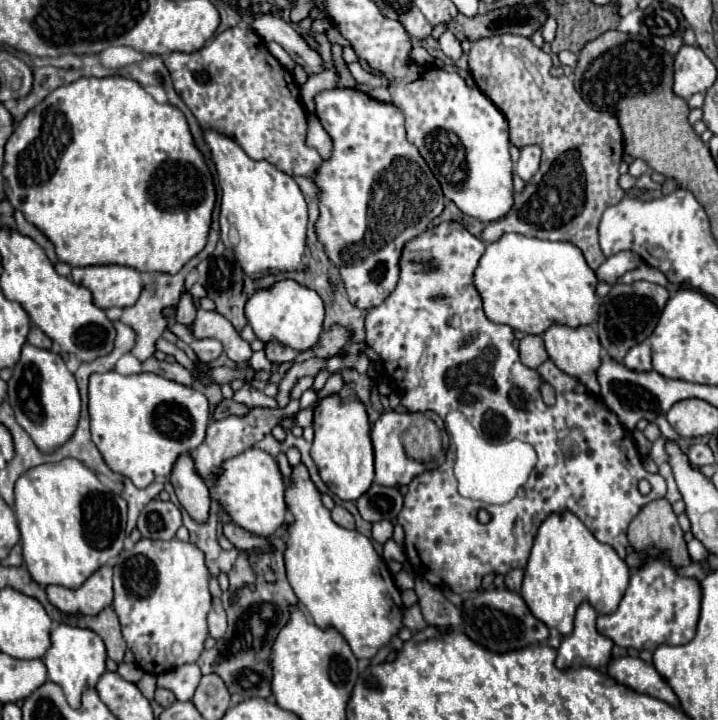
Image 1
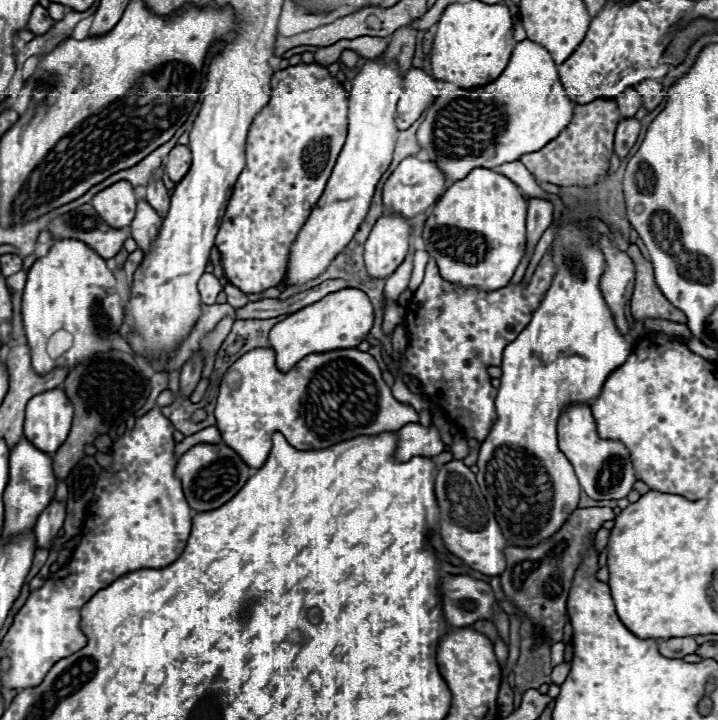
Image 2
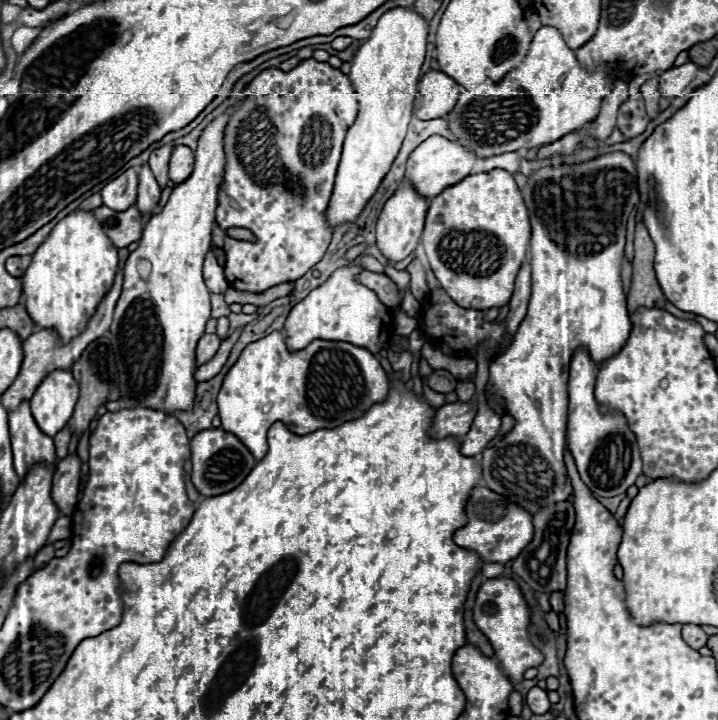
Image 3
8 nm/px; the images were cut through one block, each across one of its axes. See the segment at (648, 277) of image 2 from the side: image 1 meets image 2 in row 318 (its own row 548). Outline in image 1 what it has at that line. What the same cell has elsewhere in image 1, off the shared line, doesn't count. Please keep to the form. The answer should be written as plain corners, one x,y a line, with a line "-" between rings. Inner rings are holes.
666,498
648,502
628,526
628,540
634,550
646,550
648,546
662,548
662,558
668,558
674,566
692,564
684,532
678,526
678,518

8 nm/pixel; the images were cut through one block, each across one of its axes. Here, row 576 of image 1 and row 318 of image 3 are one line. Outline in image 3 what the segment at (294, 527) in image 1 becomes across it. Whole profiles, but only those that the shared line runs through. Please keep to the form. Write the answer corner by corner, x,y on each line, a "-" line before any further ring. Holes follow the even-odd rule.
342,266
338,268
324,284
314,288
302,302
298,302
284,324
286,344
290,350
302,350
308,342
316,338
324,340
342,340
354,346
368,348
372,354
378,354
386,342
390,342
394,326
392,326
392,310
384,306
374,290
368,290
364,284
356,282
356,274
360,274
360,266

